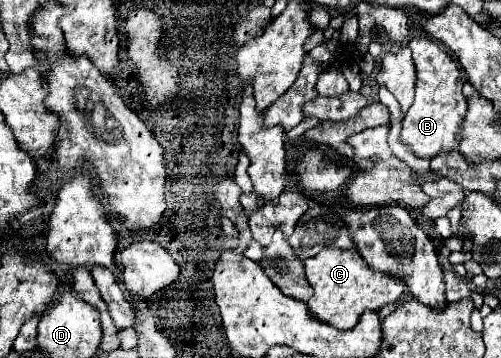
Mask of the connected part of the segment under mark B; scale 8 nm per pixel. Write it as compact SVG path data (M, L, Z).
M425 36L413 38L409 42L413 52L413 62L417 70L415 100L401 122L401 142L419 158L435 158L441 152L459 152L459 128L467 112L467 98L461 92L463 74L457 62L443 50L443 46Z

